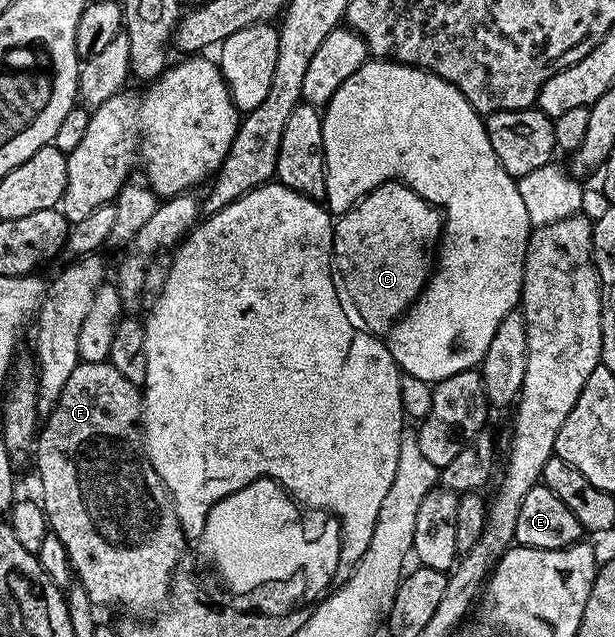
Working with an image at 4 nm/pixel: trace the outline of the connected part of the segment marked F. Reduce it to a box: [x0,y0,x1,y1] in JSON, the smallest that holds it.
[34,361,186,615]

